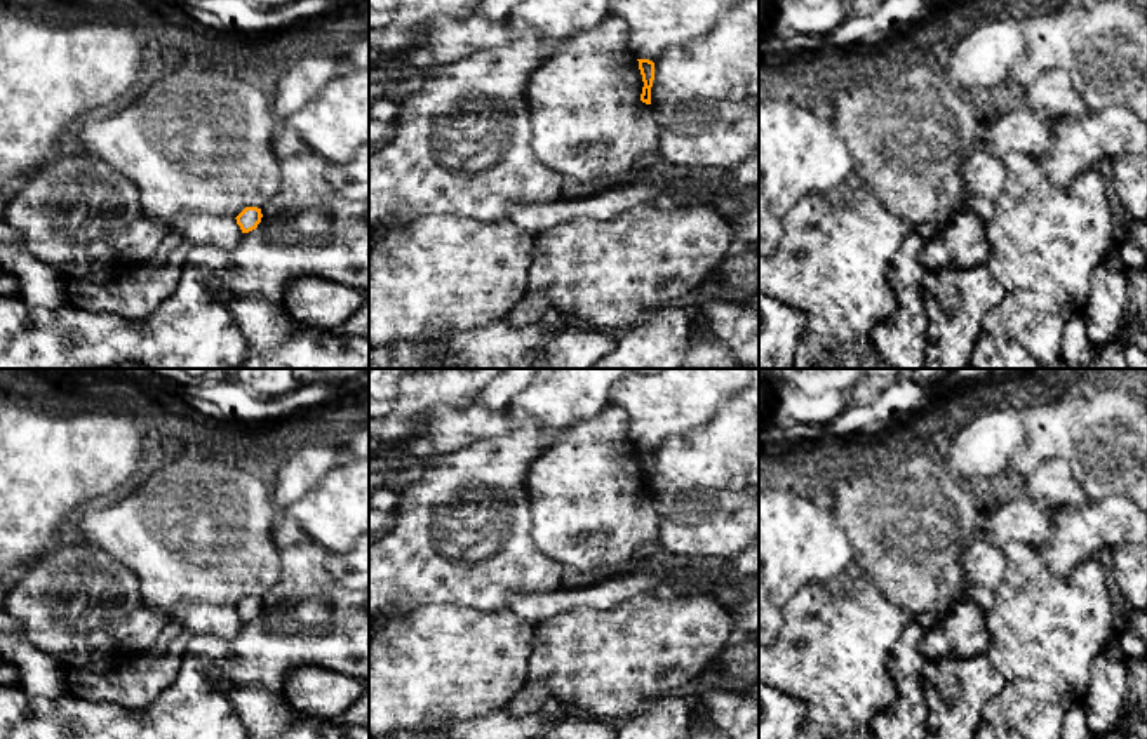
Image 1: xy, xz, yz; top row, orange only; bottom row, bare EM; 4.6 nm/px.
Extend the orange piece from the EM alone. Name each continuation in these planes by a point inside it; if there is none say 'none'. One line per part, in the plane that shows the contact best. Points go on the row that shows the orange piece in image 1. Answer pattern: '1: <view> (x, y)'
none

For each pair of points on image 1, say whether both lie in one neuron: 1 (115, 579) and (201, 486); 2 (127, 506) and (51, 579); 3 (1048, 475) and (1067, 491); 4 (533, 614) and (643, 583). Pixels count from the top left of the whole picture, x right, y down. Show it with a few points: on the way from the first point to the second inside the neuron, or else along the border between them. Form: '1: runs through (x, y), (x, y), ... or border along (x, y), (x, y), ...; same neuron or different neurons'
1: border along (91, 545), (105, 550), (136, 578), (145, 604); different neurons
2: border along (67, 536), (105, 550), (122, 565); different neurons
3: runs through (1053, 480), (1062, 489); same neuron
4: runs through (561, 600), (601, 597), (615, 590); same neuron

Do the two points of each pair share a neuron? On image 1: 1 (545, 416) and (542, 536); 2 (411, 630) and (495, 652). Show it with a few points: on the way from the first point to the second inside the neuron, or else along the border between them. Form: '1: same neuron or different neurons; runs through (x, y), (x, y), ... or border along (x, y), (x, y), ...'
1: different neurons; border along (554, 444), (529, 465), (524, 487)
2: same neuron; runs through (432, 651), (474, 652)

